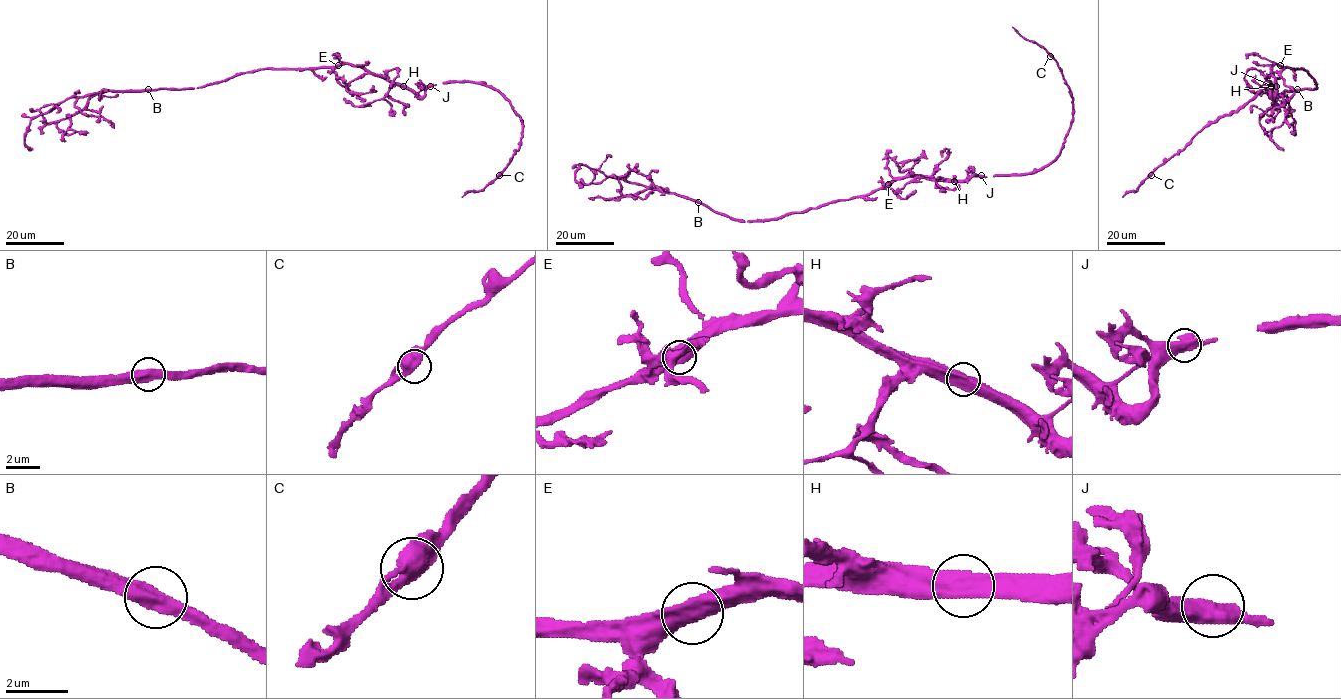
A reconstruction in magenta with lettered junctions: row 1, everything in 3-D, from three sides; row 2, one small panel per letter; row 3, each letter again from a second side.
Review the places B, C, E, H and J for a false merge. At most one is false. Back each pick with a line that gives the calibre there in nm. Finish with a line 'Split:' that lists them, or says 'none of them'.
Split: none of them

